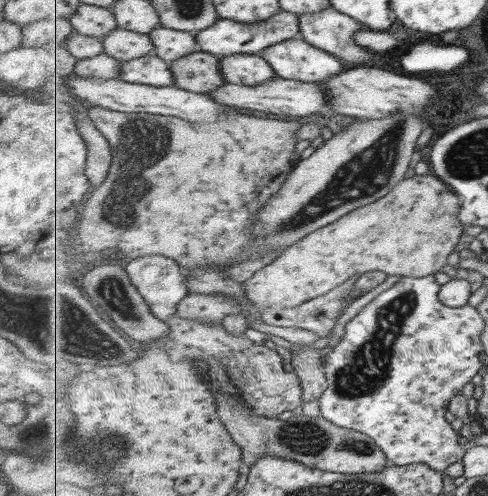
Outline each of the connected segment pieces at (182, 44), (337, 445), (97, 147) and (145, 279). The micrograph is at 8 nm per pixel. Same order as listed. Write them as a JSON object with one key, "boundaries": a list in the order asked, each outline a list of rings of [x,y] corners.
{"boundaries":[[[[159,26],[149,34],[155,44],[154,54],[168,62],[201,50],[197,44],[197,33],[193,31],[183,32]]],[[[231,394],[213,396],[217,400],[217,414],[221,416],[221,422],[228,428],[232,438],[239,444],[243,452],[243,465],[250,470],[265,456],[281,456],[285,460],[297,460],[308,468],[344,474],[371,474],[382,472],[391,466],[384,450],[369,436],[350,428],[339,427],[322,415],[293,415],[290,420],[261,417],[239,405],[235,398],[231,398]]],[[[88,114],[79,121],[79,132],[87,141],[89,179],[93,181],[94,188],[99,188],[105,180],[109,179],[113,166],[113,153],[108,138],[97,128]]],[[[161,255],[141,256],[141,258],[132,259],[125,269],[131,277],[132,283],[149,302],[151,312],[165,322],[169,322],[169,317],[178,314],[179,303],[191,294],[189,292],[189,281],[185,277],[186,272],[179,262],[173,258]]]]}

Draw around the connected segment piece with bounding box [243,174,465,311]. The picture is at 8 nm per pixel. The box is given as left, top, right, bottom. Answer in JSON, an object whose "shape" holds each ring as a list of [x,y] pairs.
{"shape":[[[435,174],[434,175],[413,175],[411,177],[407,177],[403,179],[387,196],[380,198],[379,200],[368,204],[367,206],[355,209],[349,212],[348,215],[342,216],[339,220],[336,220],[335,223],[328,224],[321,230],[317,230],[317,232],[313,232],[313,234],[309,234],[307,238],[303,238],[303,240],[299,240],[297,244],[293,244],[291,248],[289,248],[289,252],[285,252],[279,260],[275,260],[269,268],[263,268],[257,276],[253,276],[251,278],[251,282],[249,284],[245,284],[243,289],[245,289],[244,301],[253,302],[250,304],[253,308],[256,308],[256,311],[261,309],[261,307],[273,307],[273,308],[281,308],[281,307],[296,307],[301,305],[301,303],[307,302],[311,299],[316,299],[319,296],[323,296],[323,294],[327,294],[327,292],[331,292],[333,288],[337,288],[339,284],[343,284],[349,276],[353,276],[353,274],[365,274],[369,271],[381,271],[382,273],[387,273],[391,276],[400,276],[400,277],[424,277],[435,274],[435,272],[439,272],[445,264],[447,265],[447,258],[449,255],[453,254],[455,246],[457,244],[461,244],[461,240],[464,239],[463,228],[465,228],[463,222],[461,222],[461,202],[459,196],[451,189],[450,185],[447,185],[444,181],[439,179]]]}

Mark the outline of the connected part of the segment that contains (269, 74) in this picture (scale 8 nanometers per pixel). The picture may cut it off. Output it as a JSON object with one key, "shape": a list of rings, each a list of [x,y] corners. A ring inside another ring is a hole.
{"shape":[[[237,53],[221,58],[221,71],[227,83],[255,86],[277,78],[269,61],[261,54]]]}

